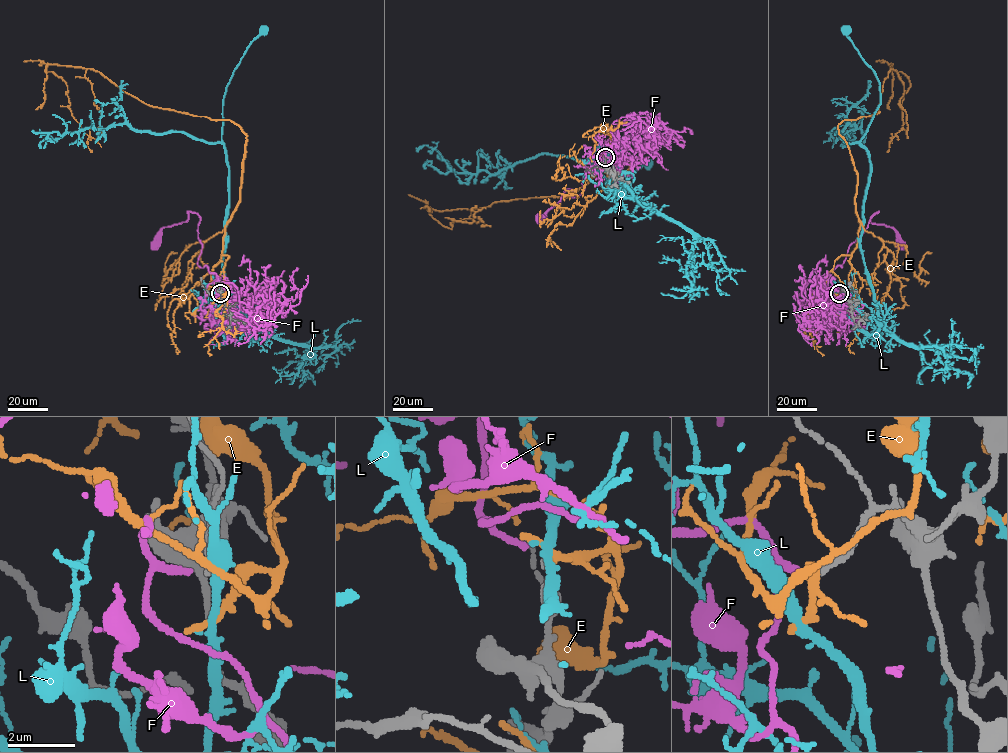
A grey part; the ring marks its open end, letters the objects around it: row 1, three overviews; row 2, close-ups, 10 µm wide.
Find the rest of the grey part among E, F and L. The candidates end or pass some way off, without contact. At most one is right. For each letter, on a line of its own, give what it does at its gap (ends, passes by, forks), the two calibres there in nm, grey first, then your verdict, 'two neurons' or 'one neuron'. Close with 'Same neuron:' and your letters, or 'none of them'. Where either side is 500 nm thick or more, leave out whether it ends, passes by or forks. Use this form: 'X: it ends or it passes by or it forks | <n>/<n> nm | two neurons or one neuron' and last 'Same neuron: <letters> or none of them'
E: it forks | 170/220 nm | two neurons
F: it ends | 170/170 nm | one neuron
L: it passes by | 170/320 nm | two neurons
Same neuron: F

